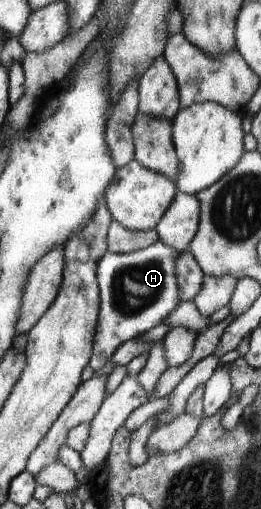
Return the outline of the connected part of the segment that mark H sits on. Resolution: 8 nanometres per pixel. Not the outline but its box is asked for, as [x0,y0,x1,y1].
[89,240,180,371]

